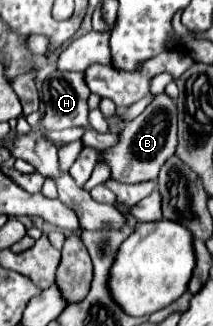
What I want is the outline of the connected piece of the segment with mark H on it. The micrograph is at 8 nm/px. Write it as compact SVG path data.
M53 71L43 81L45 103L45 129L67 129L75 125L87 125L87 99L89 87L85 85L85 73L77 71Z

